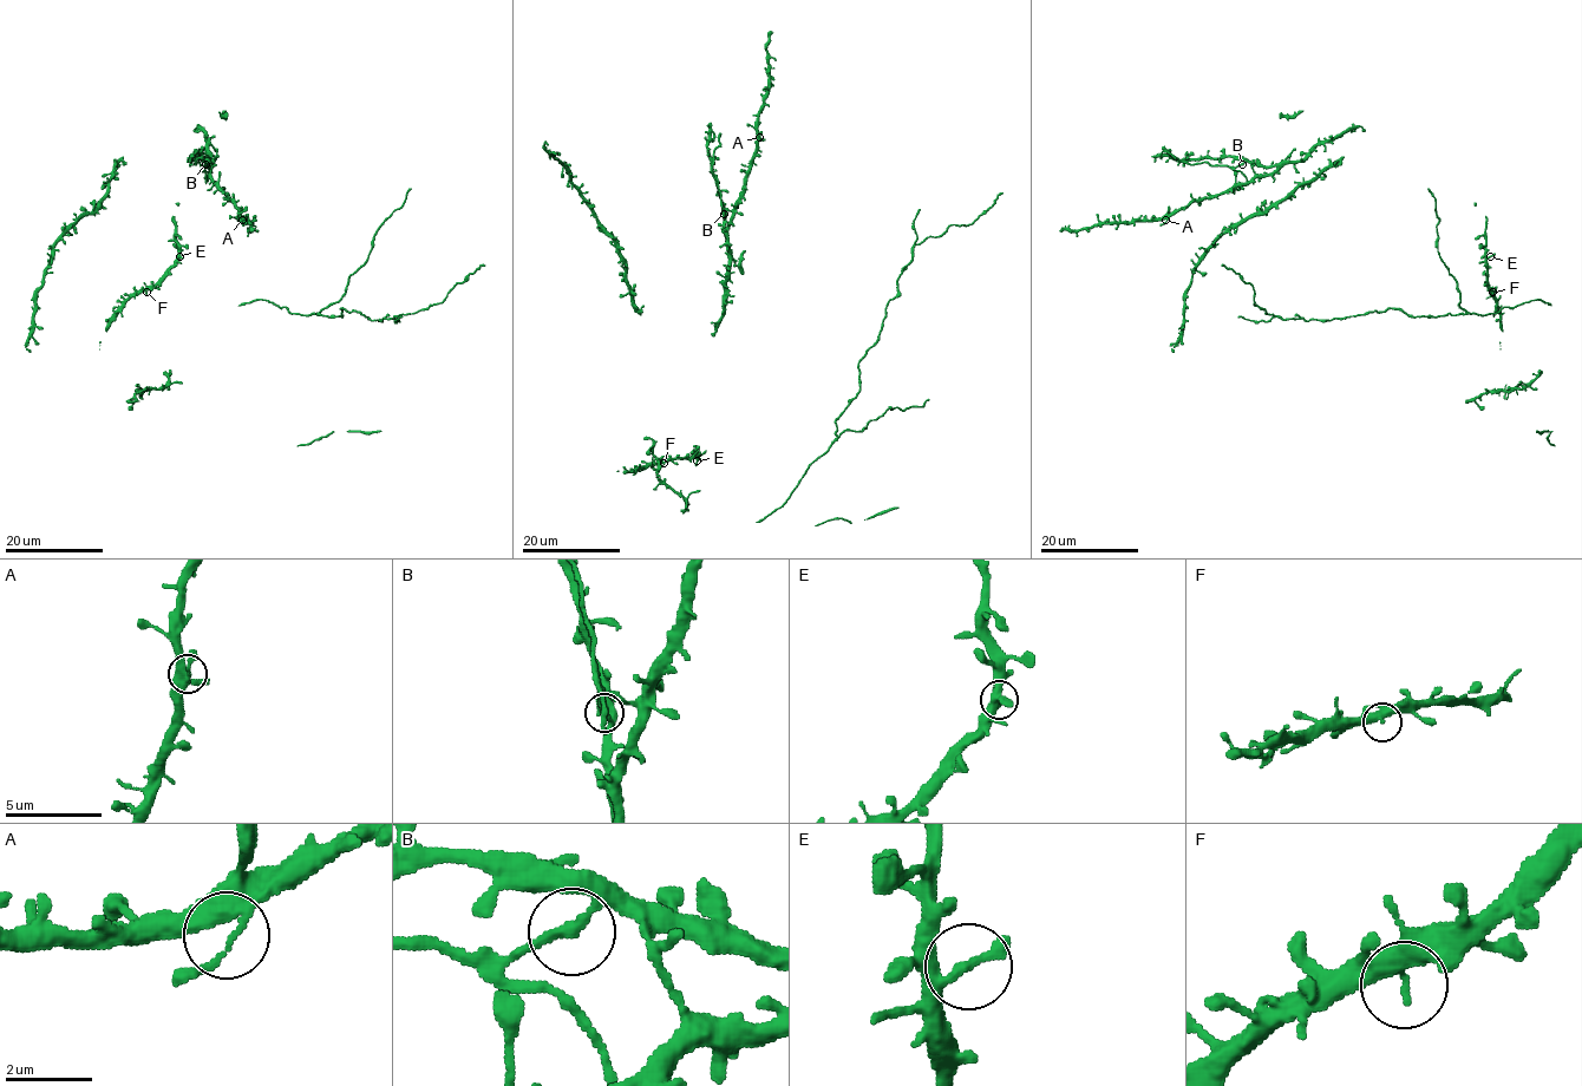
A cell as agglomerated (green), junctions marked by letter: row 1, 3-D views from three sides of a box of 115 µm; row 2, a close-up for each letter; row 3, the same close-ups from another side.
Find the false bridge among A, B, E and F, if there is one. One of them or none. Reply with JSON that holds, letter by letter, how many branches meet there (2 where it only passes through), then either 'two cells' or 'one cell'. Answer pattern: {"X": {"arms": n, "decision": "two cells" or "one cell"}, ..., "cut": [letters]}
{"A": {"arms": 2, "decision": "one cell"}, "B": {"arms": 2, "decision": "two cells"}, "E": {"arms": 2, "decision": "one cell"}, "F": {"arms": 2, "decision": "one cell"}, "cut": ["B"]}

